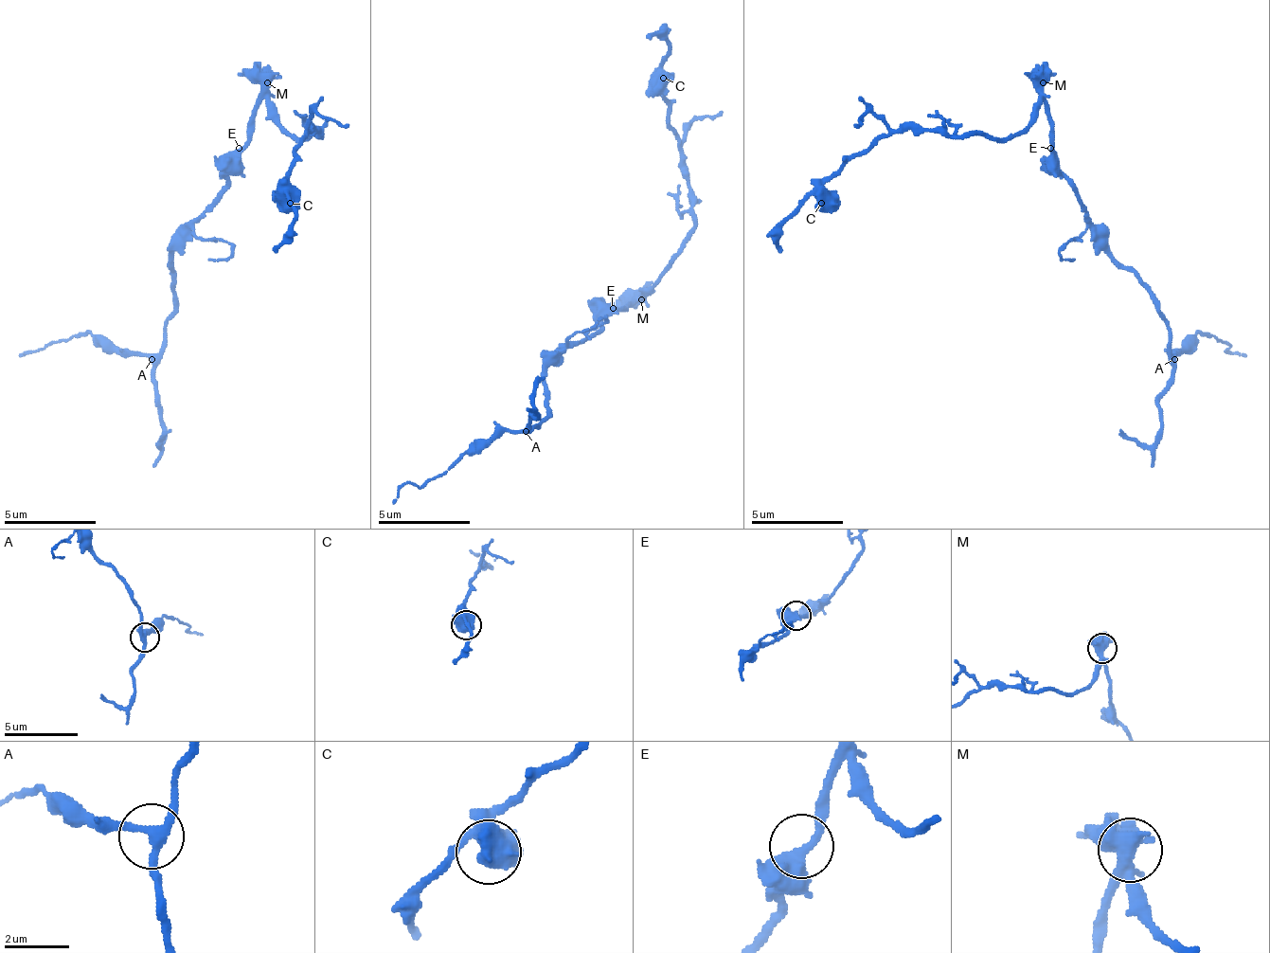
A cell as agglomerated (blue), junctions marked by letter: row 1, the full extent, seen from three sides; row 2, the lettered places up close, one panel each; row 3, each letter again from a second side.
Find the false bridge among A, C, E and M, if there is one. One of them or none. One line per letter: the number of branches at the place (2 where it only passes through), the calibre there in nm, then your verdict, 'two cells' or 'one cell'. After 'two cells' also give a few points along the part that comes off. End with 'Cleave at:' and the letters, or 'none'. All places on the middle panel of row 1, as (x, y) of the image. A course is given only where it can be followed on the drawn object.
A: branches 3; calibre 240 nm; one cell
C: branches 4; calibre 500 nm; one cell
E: branches 2; calibre 400 nm; one cell
M: branches 4; calibre 500 nm; two cells; course (640, 298), (668, 266), (695, 224), (681, 137), (668, 124), (663, 92), (668, 45), (645, 37)
Cleave at: M

